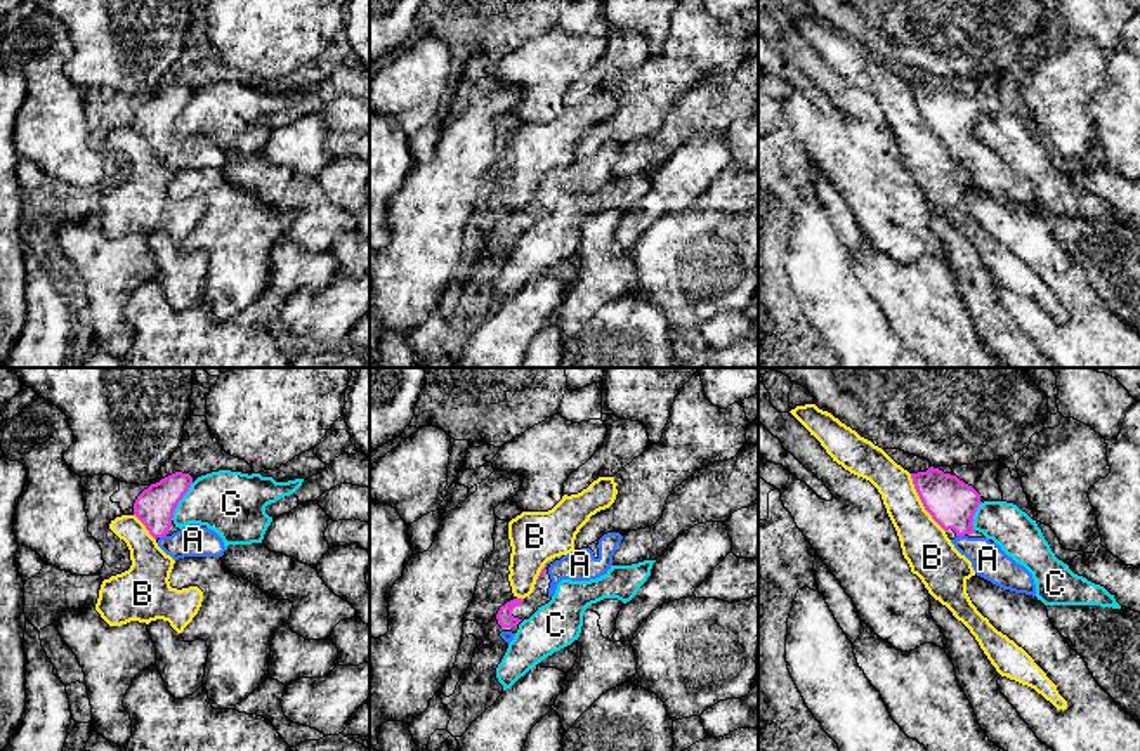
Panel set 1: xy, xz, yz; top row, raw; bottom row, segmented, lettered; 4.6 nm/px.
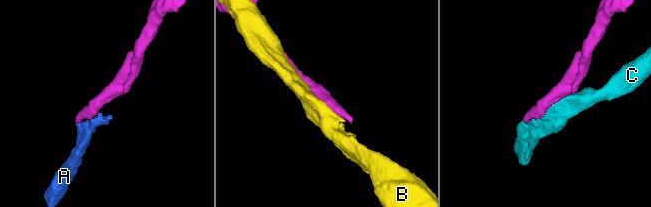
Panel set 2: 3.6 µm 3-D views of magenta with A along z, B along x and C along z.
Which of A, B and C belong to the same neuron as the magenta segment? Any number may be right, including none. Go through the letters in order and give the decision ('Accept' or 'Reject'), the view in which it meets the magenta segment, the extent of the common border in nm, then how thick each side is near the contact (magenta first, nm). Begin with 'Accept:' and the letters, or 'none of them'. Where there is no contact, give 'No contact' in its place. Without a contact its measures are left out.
Accept: A
A: Accept. Touches magenta in yz. Shared border 40 nm. Thickness 220 nm (magenta) against 160 nm
B: Reject. Touches magenta in yz. Shared border 320 nm. Thickness 220 nm (magenta) against 220 nm
C: Reject. Touches magenta in xy. Shared border 200 nm. Thickness 180 nm (magenta) against 300 nm

